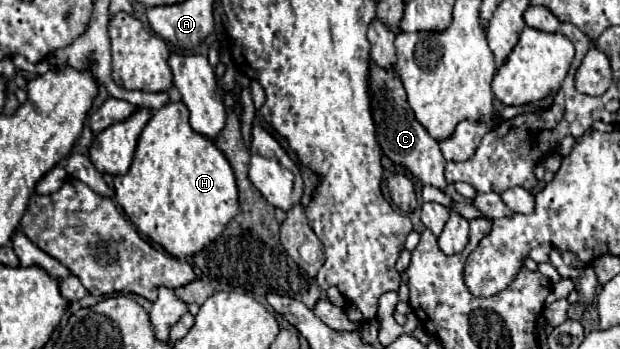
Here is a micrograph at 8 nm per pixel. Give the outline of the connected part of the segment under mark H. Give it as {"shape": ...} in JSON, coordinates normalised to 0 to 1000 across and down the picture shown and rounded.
{"shape":[[[294,292],[268,298],[255,321],[248,321],[223,395],[219,441],[206,499],[184,510],[187,573],[213,642],[242,688],[258,699],[271,728],[290,745],[300,734],[313,734],[342,688],[348,688],[361,665],[365,642],[387,607],[381,510],[368,458],[361,453],[361,441],[355,441],[342,401],[316,384],[306,367],[303,338],[303,309]]]}

